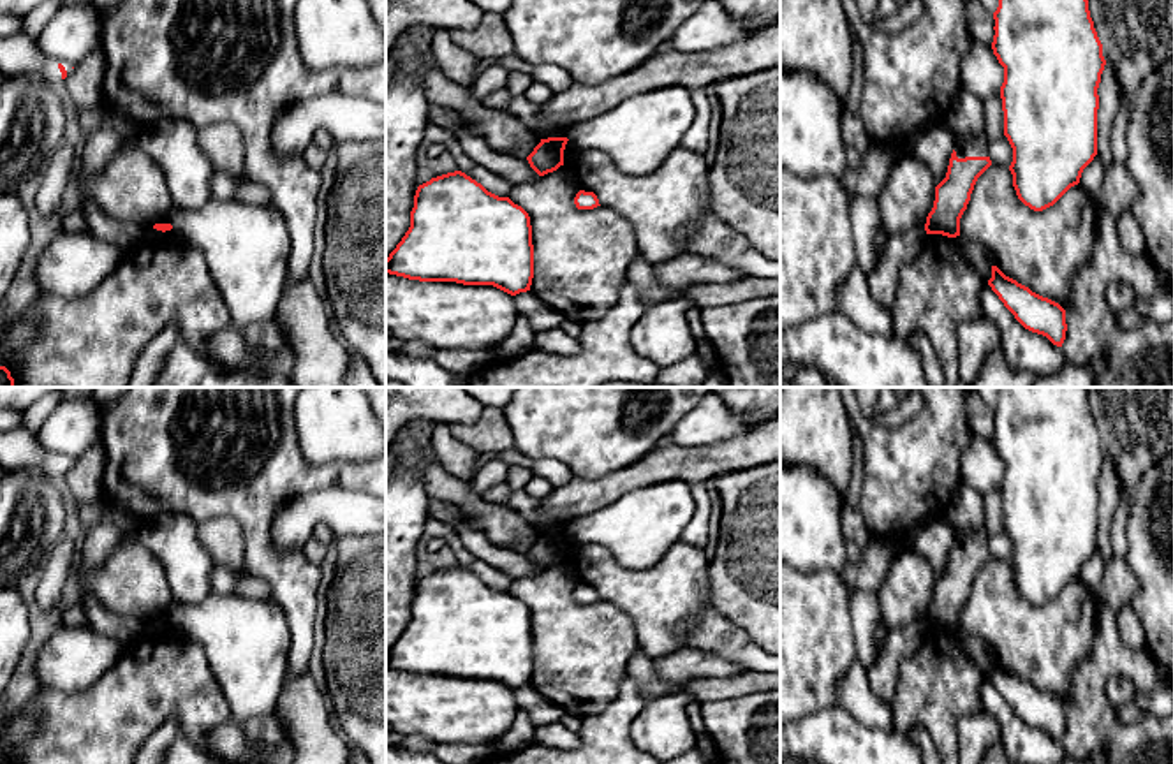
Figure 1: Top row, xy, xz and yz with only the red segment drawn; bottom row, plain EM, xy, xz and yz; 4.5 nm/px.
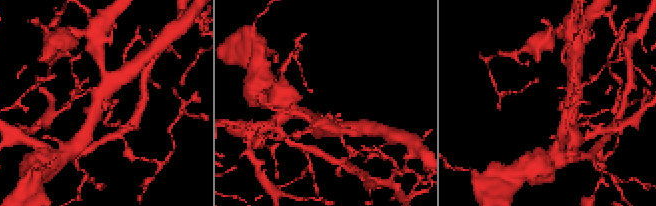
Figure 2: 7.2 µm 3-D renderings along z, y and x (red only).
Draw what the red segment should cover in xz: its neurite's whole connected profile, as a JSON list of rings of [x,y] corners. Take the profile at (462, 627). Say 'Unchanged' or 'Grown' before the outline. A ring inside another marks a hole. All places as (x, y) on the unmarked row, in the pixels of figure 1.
Unchanged. [[[461,565],[432,572],[416,584],[410,621],[386,653],[386,667],[527,687],[534,672],[530,611]]]

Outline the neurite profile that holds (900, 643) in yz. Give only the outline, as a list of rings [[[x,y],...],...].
[[[916,621],[886,634],[884,646],[868,669],[868,683],[881,701],[893,702],[900,664],[919,646],[925,630],[925,621]]]

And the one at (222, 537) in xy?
[[[224,516],[197,525],[197,535],[215,565],[232,570],[245,569],[245,540],[241,526]]]

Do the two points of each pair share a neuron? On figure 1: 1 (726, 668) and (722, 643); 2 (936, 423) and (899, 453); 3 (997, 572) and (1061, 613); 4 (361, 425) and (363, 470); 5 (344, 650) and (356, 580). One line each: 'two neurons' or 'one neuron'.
1: two neurons
2: one neuron
3: one neuron
4: two neurons
5: one neuron

